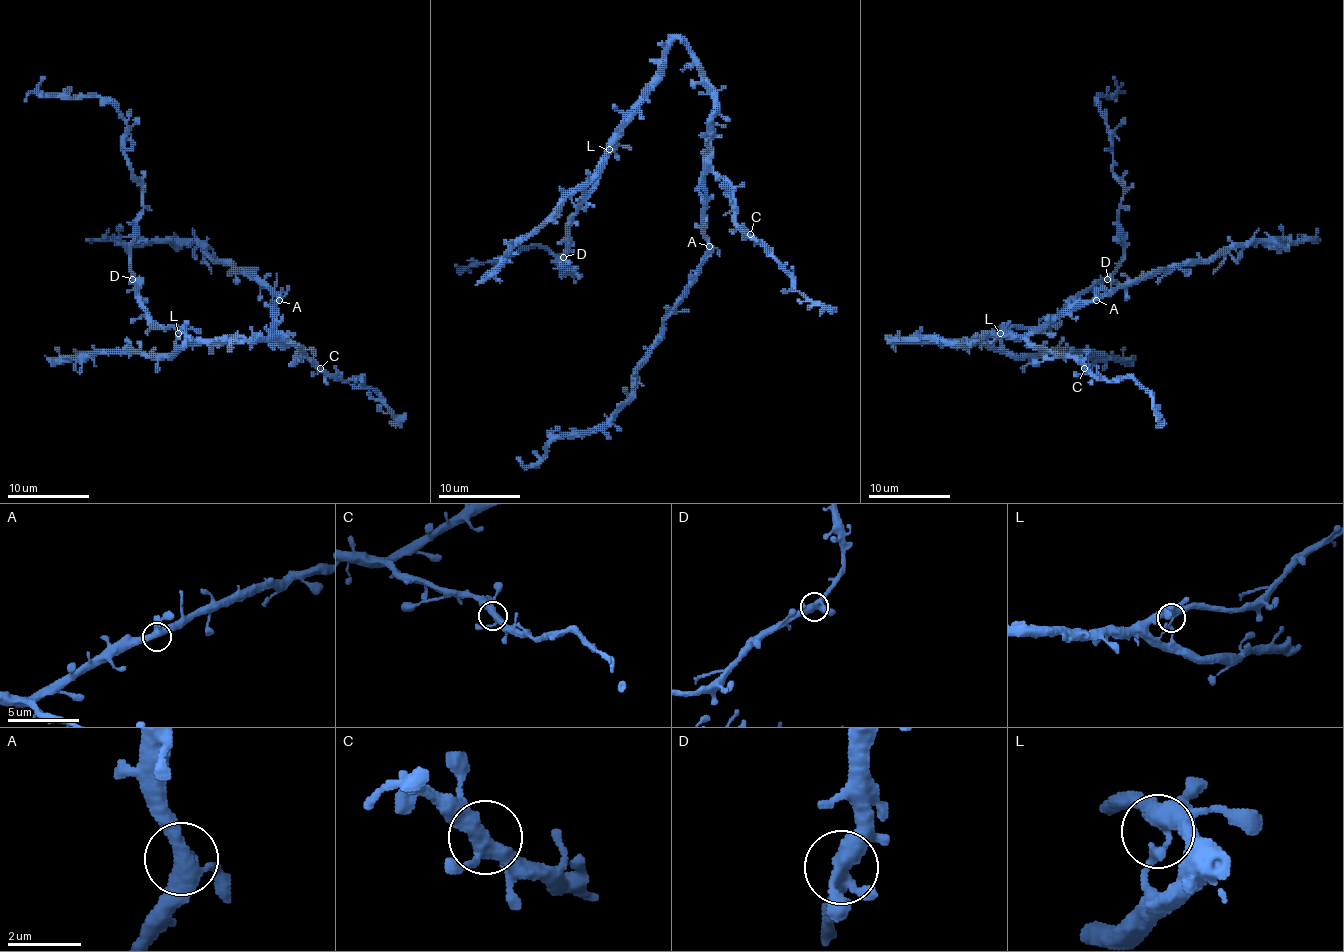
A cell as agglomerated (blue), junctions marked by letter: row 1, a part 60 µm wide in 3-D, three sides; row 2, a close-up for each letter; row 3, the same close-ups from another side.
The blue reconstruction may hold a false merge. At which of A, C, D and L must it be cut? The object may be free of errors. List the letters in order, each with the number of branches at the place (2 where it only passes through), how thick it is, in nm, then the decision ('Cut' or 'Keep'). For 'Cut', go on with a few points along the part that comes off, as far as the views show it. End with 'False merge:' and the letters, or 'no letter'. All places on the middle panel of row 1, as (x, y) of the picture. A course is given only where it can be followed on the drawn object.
A: Branches: 4. Thickness 400 nm. Keep
C: Branches: 4. Thickness 400 nm. Keep
D: Branches: 4. Thickness 400 nm. Keep
L: Branches: 4. Thickness 420 nm. Keep
False merge: no letter

